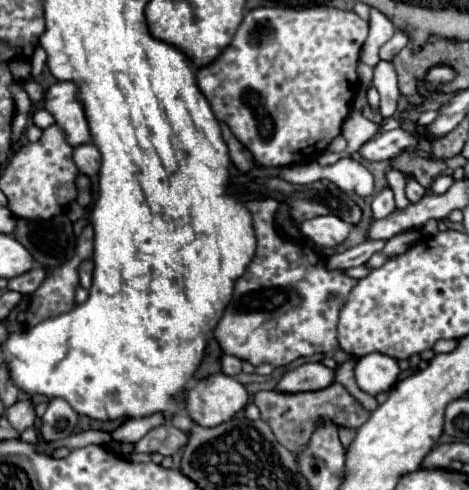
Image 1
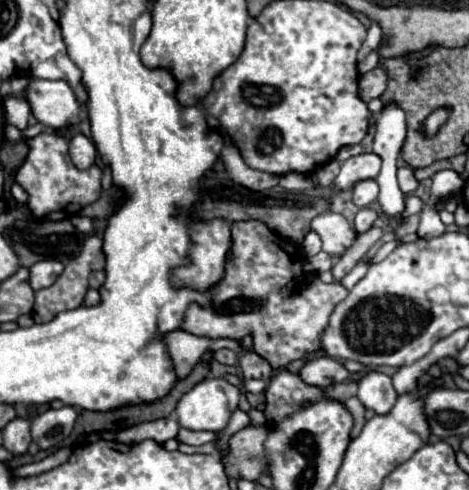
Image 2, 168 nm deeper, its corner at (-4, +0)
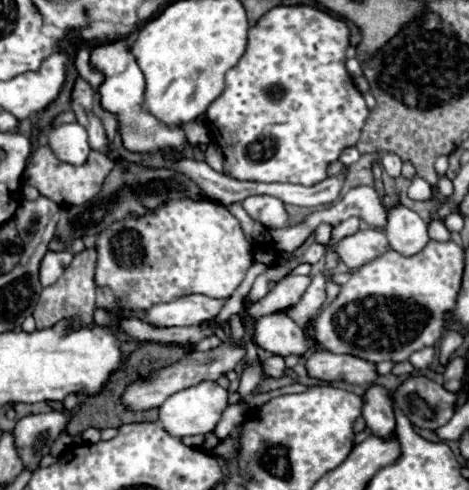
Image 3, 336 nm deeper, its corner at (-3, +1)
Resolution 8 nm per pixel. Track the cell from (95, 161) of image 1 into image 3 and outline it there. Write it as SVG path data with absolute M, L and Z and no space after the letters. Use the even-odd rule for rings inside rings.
M61 124L49 132L49 146L55 152L55 156L67 164L79 166L87 160L89 154L89 142L87 142L87 130L73 124Z

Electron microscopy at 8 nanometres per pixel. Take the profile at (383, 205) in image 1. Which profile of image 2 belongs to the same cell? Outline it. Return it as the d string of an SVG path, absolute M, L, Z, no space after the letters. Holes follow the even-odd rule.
M360 209L356 213L356 219L354 219L354 229L356 231L368 231L372 227L372 223L376 221L378 213L372 211L372 209Z

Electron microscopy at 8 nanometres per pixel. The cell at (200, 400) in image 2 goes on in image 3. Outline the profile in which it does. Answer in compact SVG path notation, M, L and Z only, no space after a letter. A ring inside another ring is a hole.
M201 382L197 386L191 386L187 390L169 396L159 408L159 420L163 422L163 428L175 438L193 436L193 434L205 436L217 426L227 406L229 406L229 392L225 388L221 388L217 382Z

